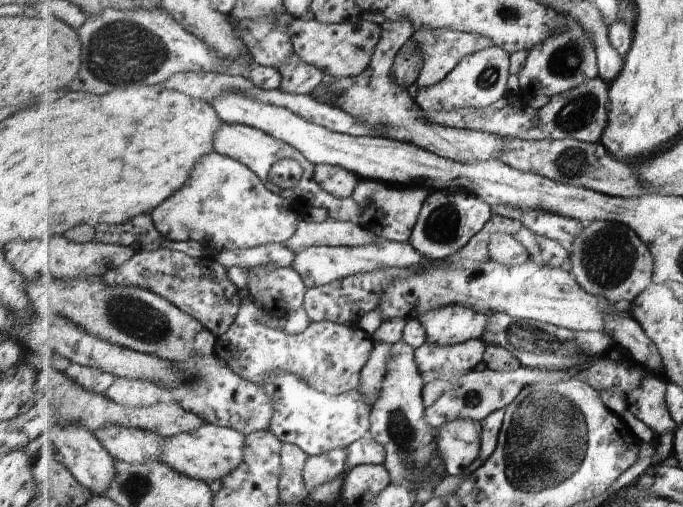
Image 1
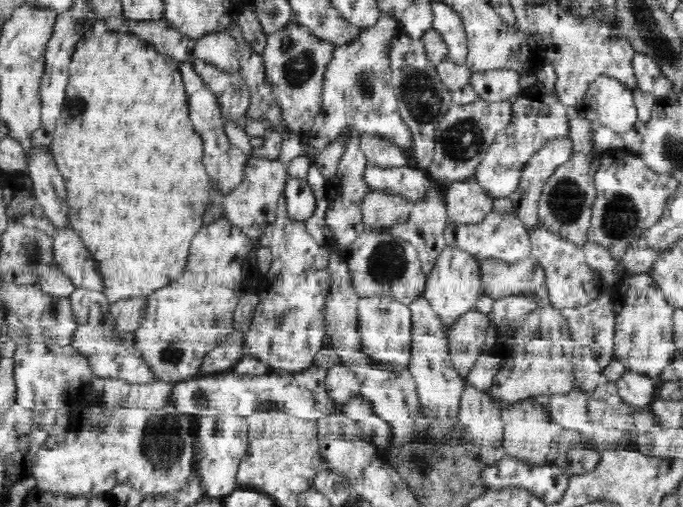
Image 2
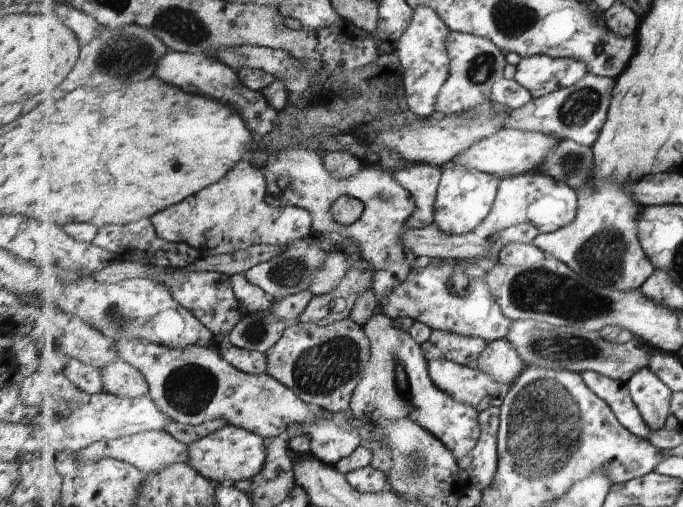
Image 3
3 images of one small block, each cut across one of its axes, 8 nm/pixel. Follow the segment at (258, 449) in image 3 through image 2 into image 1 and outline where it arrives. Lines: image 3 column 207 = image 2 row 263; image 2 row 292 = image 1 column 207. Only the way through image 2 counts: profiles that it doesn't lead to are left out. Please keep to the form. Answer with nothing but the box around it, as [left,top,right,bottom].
[162,423,247,484]

